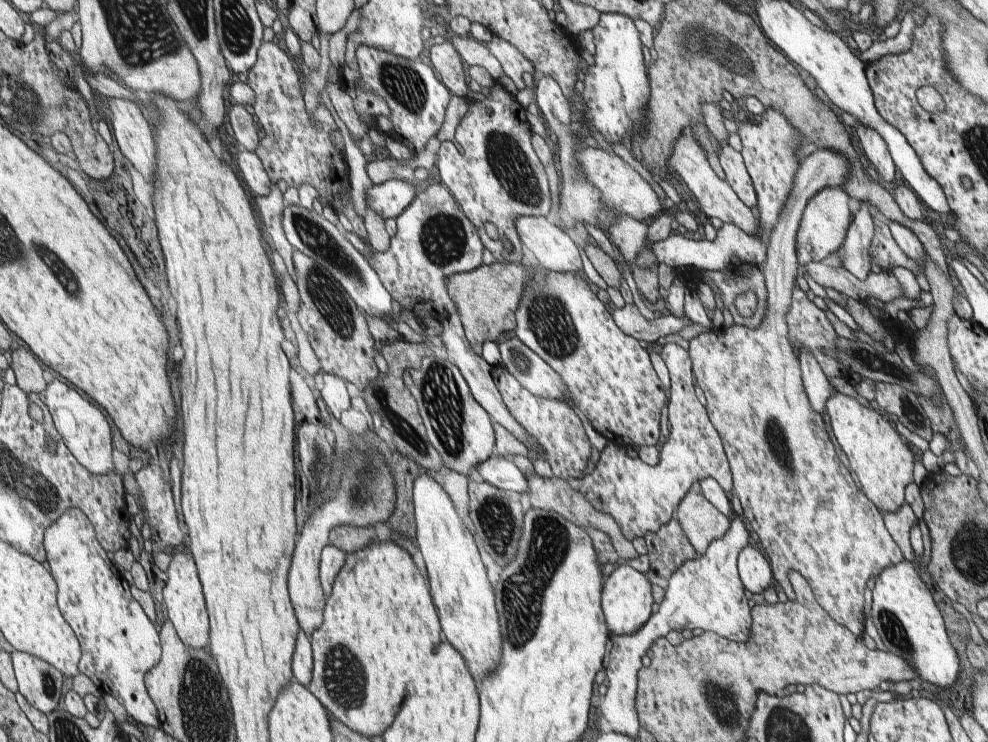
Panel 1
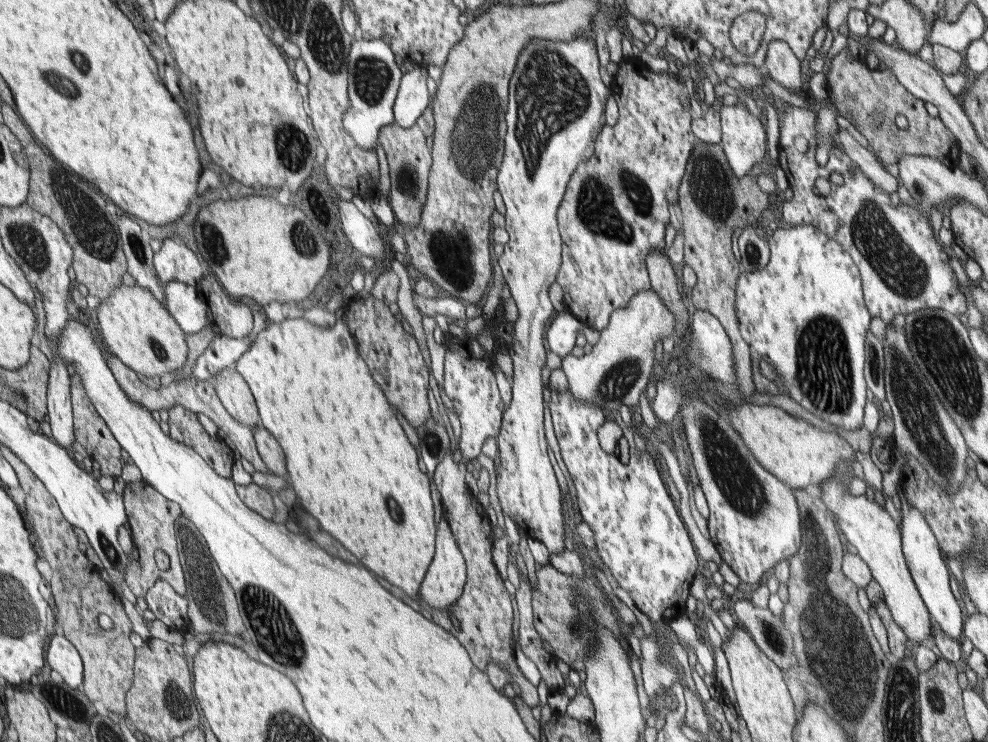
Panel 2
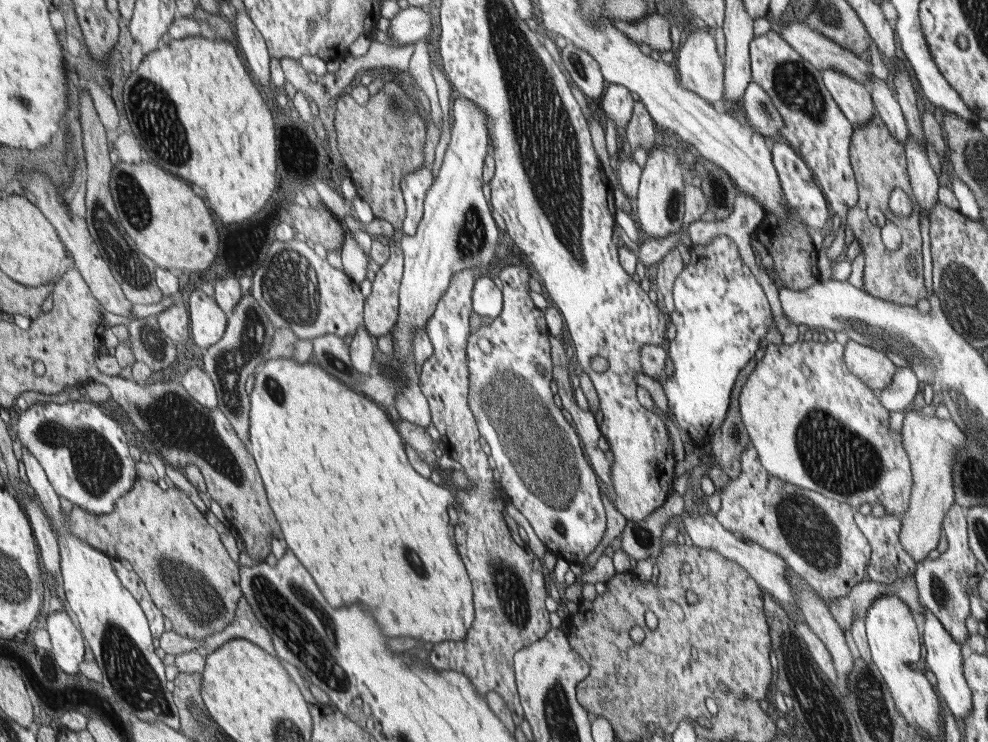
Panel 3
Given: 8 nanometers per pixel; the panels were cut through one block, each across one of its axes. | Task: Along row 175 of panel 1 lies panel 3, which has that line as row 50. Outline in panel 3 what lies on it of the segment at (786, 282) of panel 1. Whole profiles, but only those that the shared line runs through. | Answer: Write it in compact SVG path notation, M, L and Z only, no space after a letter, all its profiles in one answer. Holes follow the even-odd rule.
M789 24L781 30L781 38L815 70L837 70L843 76L853 78L855 82L869 88L871 82L871 68L853 52L841 48L833 40L825 38L823 34L811 30L805 24Z

